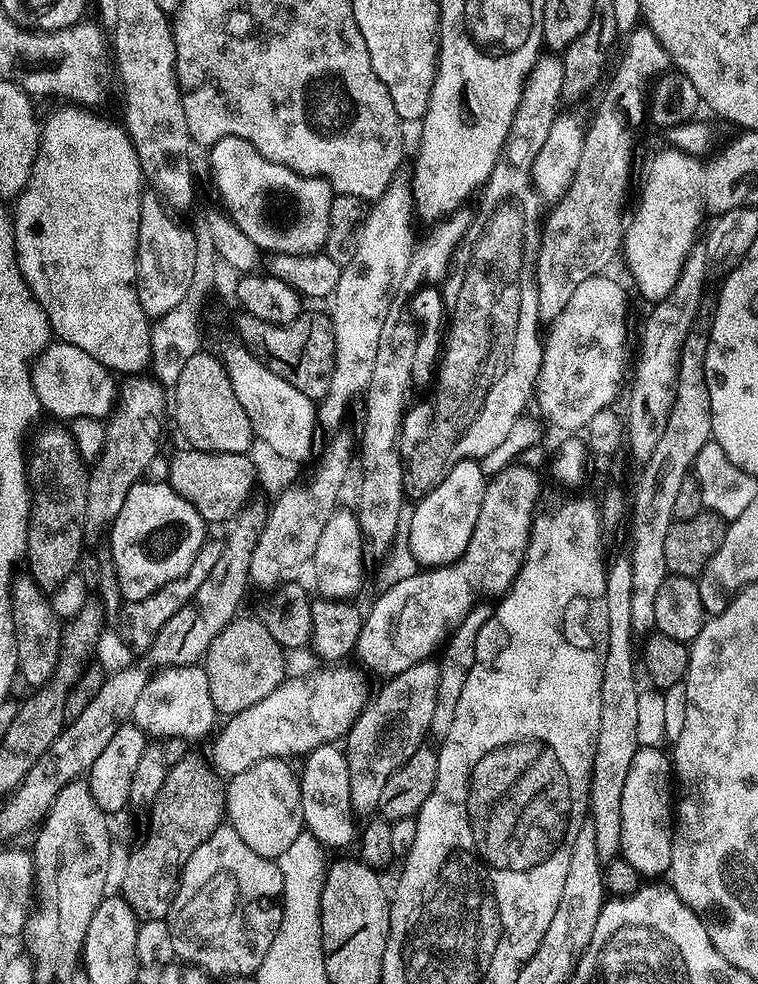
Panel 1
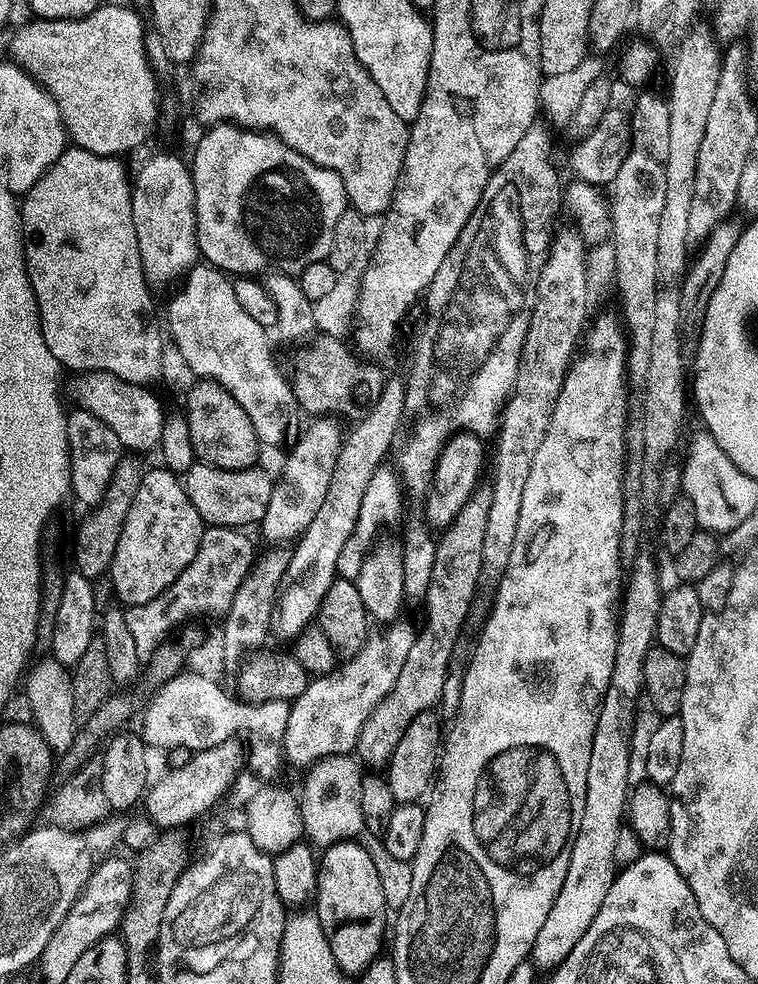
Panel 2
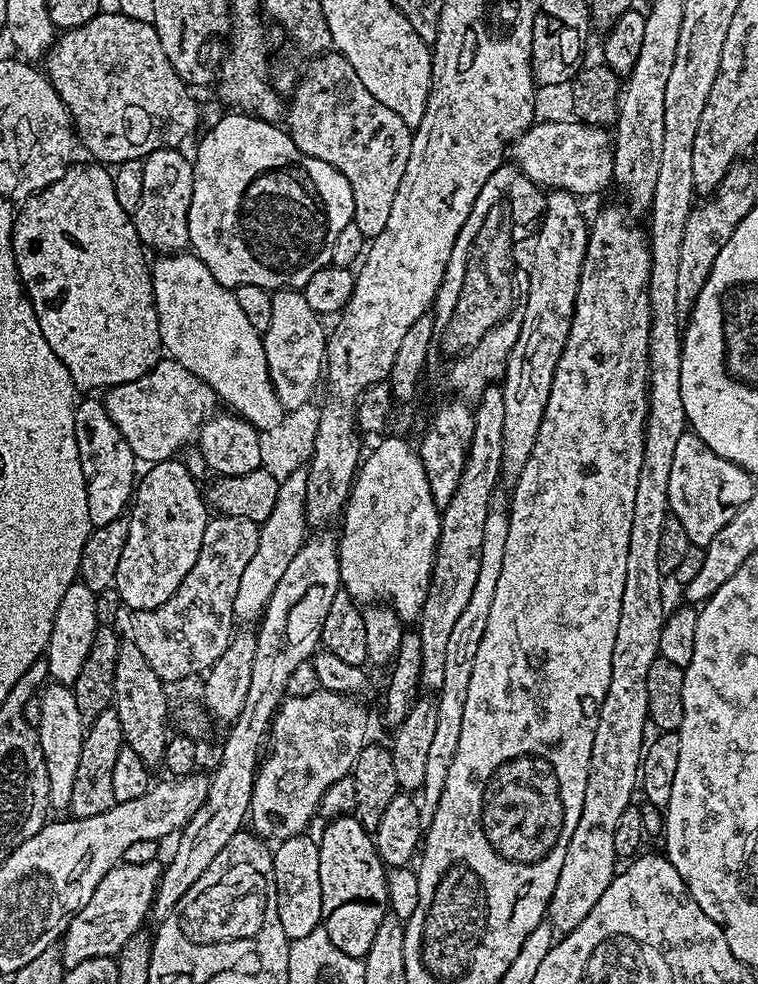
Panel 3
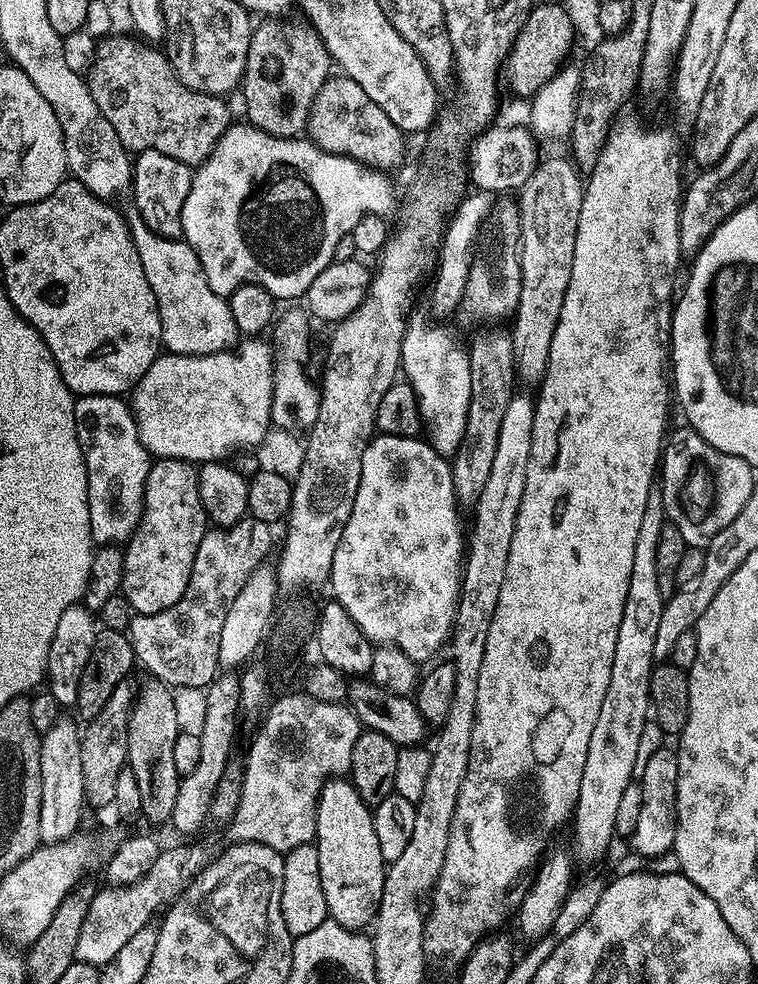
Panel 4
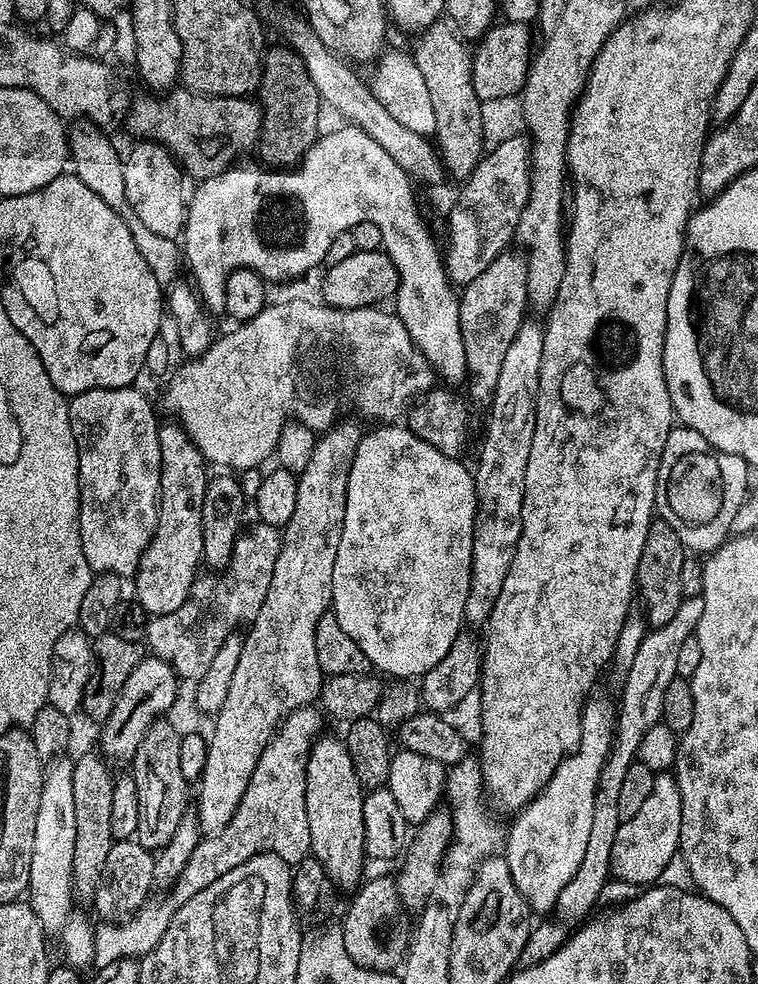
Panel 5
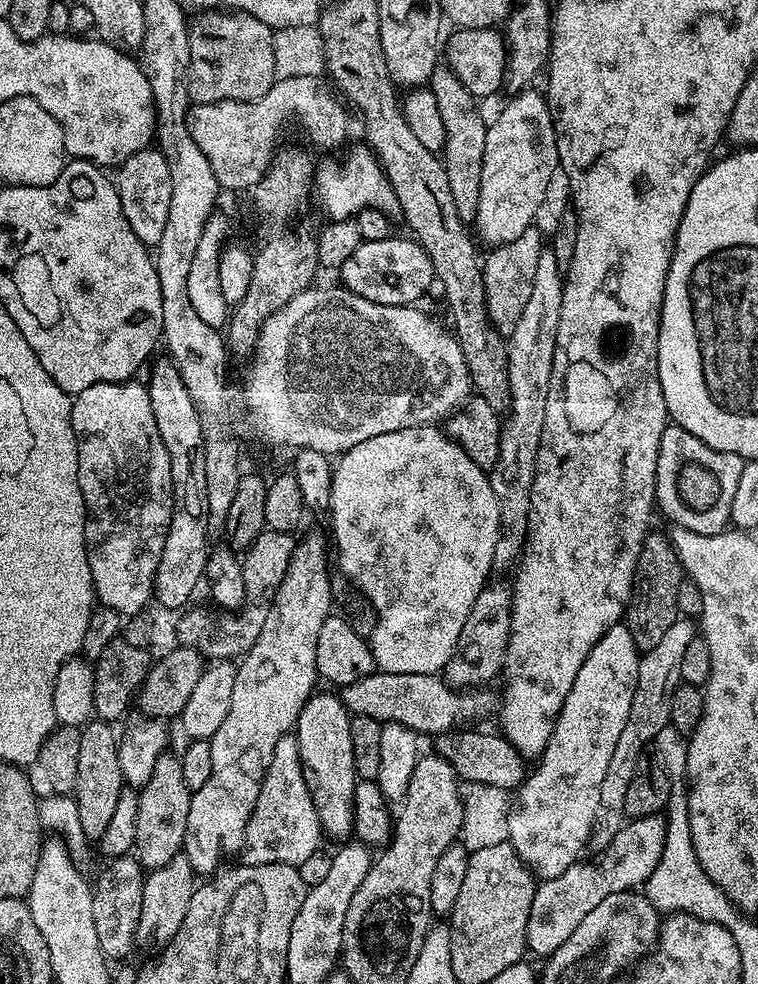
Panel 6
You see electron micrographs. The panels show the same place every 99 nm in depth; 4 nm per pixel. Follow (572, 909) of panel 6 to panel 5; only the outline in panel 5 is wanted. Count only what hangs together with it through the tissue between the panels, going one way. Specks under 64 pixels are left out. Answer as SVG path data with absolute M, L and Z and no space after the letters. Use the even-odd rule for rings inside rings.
M657 774L654 778L654 790L650 790L650 798L646 798L642 810L634 814L634 818L623 821L618 830L618 838L614 838L614 847L611 850L611 870L615 879L620 879L630 884L640 884L639 886L652 886L661 879L662 867L660 860L664 864L671 865L672 859L677 859L680 851L680 835L682 834L682 802L680 801L680 791L675 779L668 774ZM660 832L664 832L664 853L660 856Z

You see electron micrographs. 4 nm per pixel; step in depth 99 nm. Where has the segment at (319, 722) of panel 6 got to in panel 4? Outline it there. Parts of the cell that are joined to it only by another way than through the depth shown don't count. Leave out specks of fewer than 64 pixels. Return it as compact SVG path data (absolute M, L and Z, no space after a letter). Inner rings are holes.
M329 778L320 791L316 803L316 838L318 870L322 874L322 894L326 894L326 906L331 923L351 930L364 930L371 925L384 885L386 862L378 850L378 838L374 835L373 809L364 804L351 779Z

